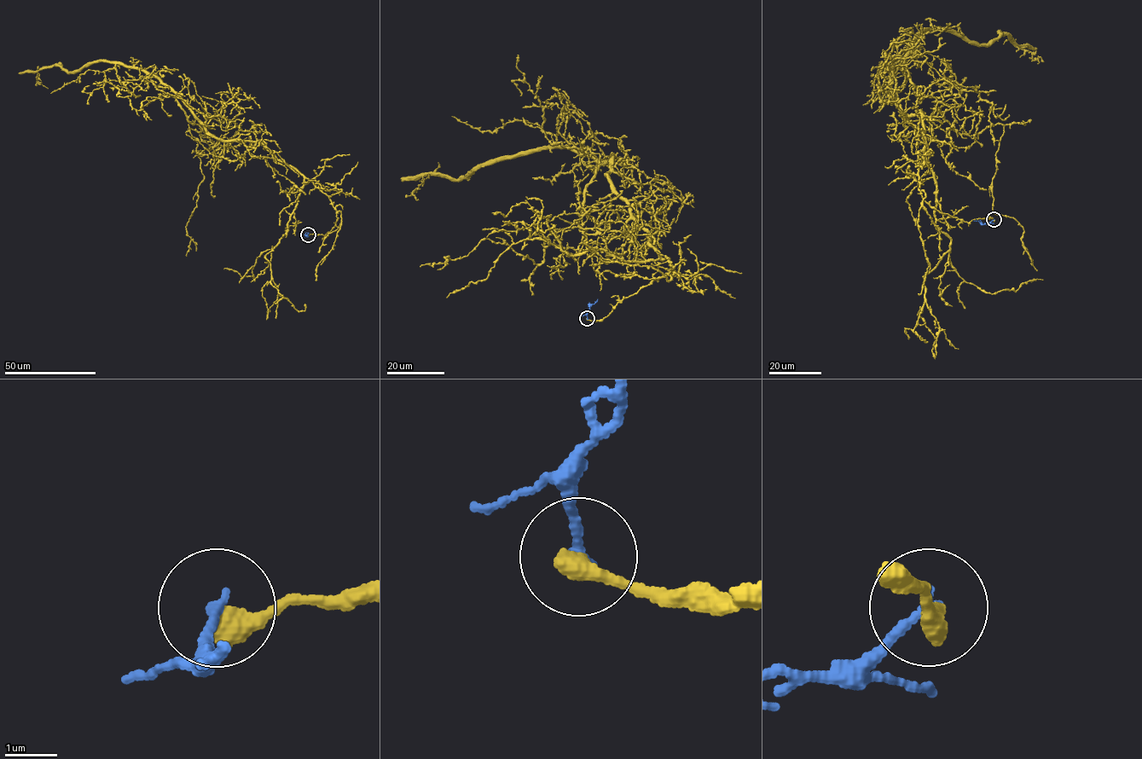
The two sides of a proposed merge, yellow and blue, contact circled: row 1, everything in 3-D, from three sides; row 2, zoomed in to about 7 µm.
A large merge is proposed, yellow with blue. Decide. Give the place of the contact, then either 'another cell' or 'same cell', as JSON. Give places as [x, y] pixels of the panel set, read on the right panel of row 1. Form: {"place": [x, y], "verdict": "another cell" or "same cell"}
{"place": [994, 219], "verdict": "another cell"}

